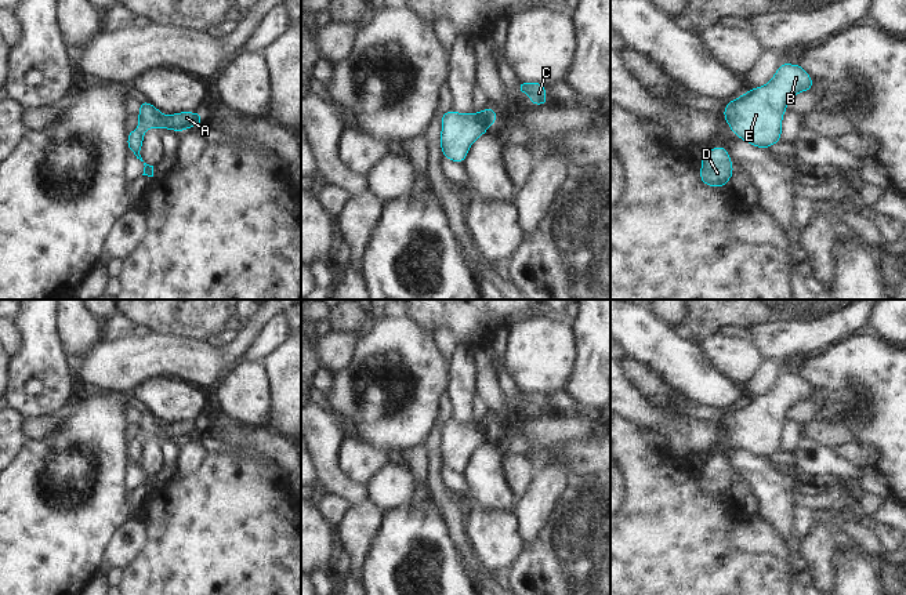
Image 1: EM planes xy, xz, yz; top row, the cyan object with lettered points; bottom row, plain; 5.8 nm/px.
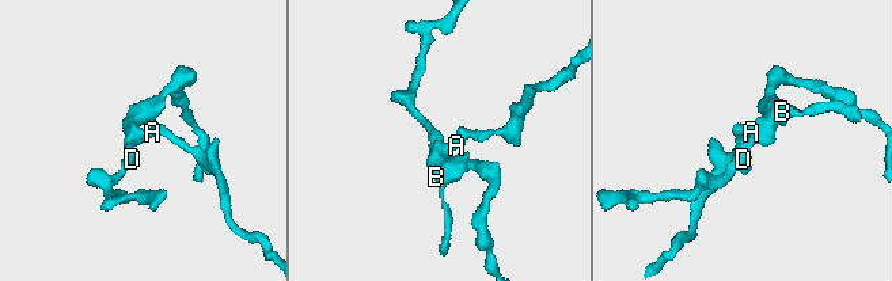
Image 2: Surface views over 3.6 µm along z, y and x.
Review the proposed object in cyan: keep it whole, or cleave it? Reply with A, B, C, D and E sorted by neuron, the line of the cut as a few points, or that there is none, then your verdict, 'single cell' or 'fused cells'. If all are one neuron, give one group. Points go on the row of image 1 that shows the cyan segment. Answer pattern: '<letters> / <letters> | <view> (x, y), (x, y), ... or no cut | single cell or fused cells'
A B C D E | no cut | single cell

